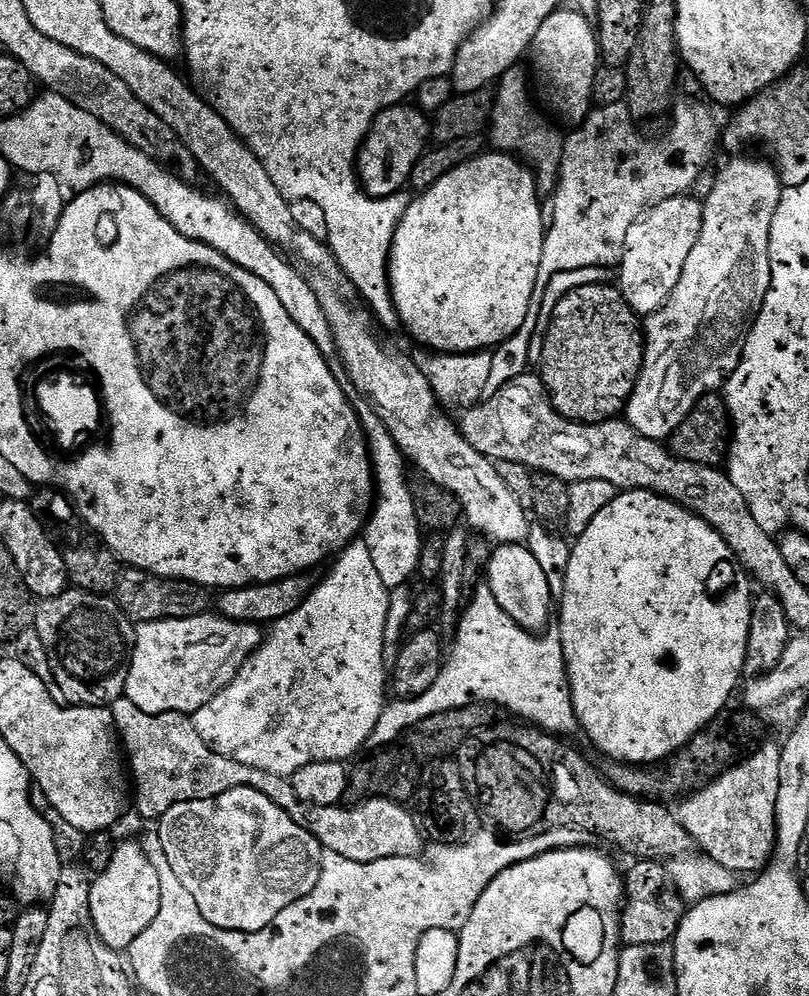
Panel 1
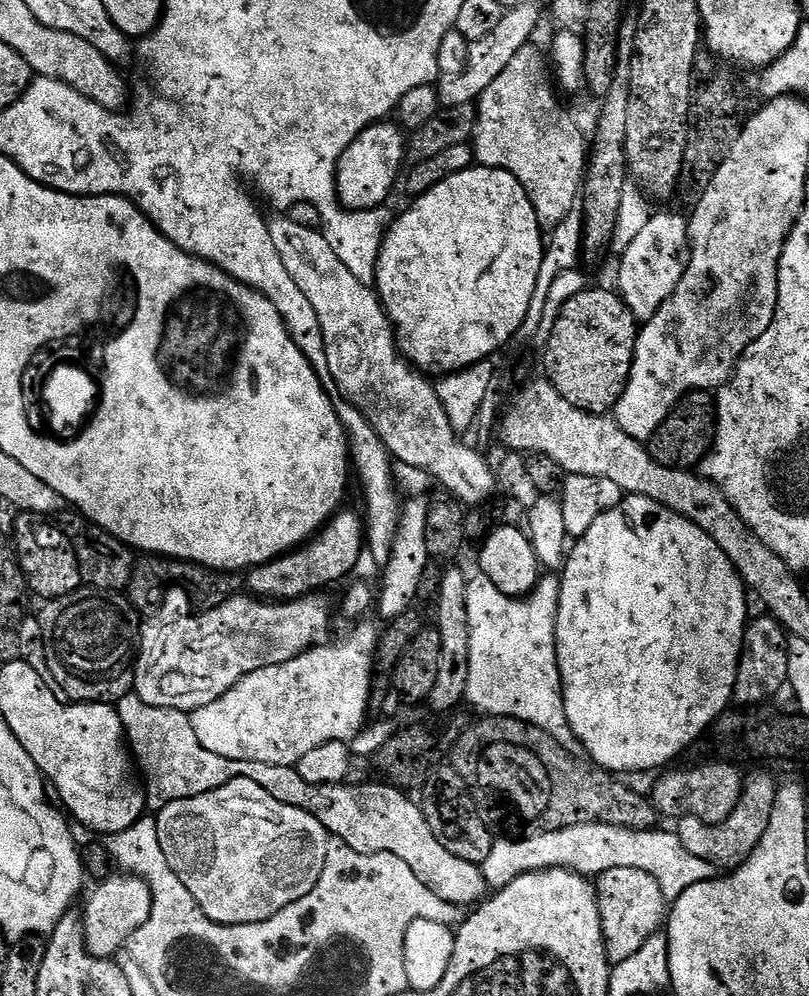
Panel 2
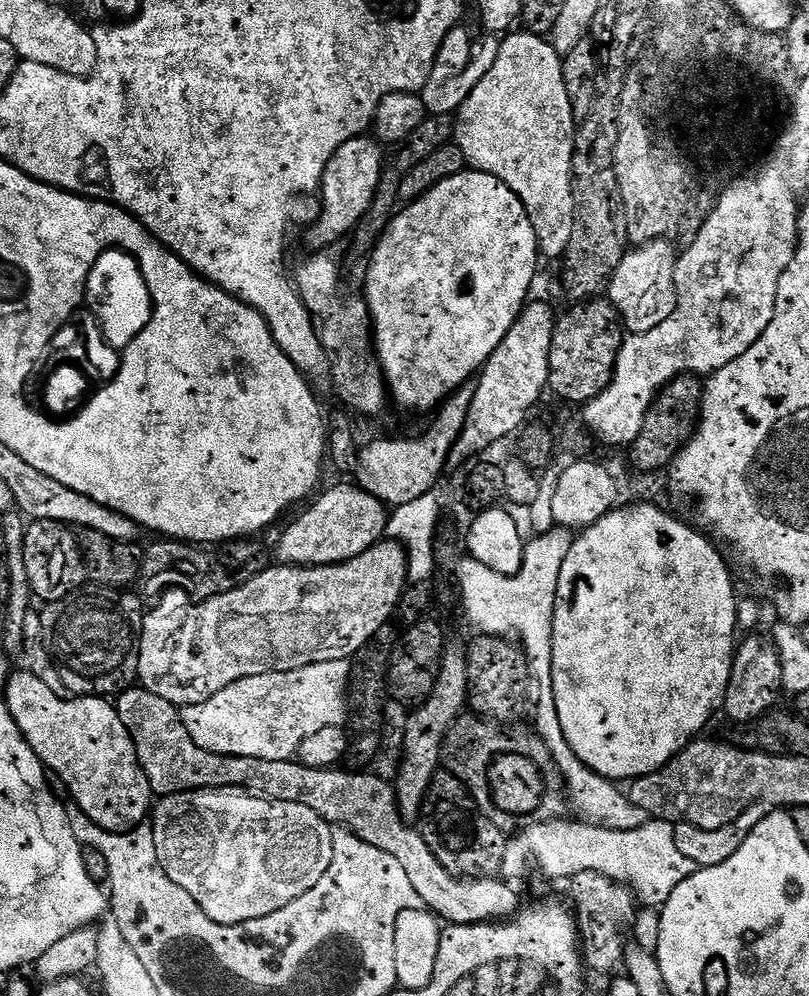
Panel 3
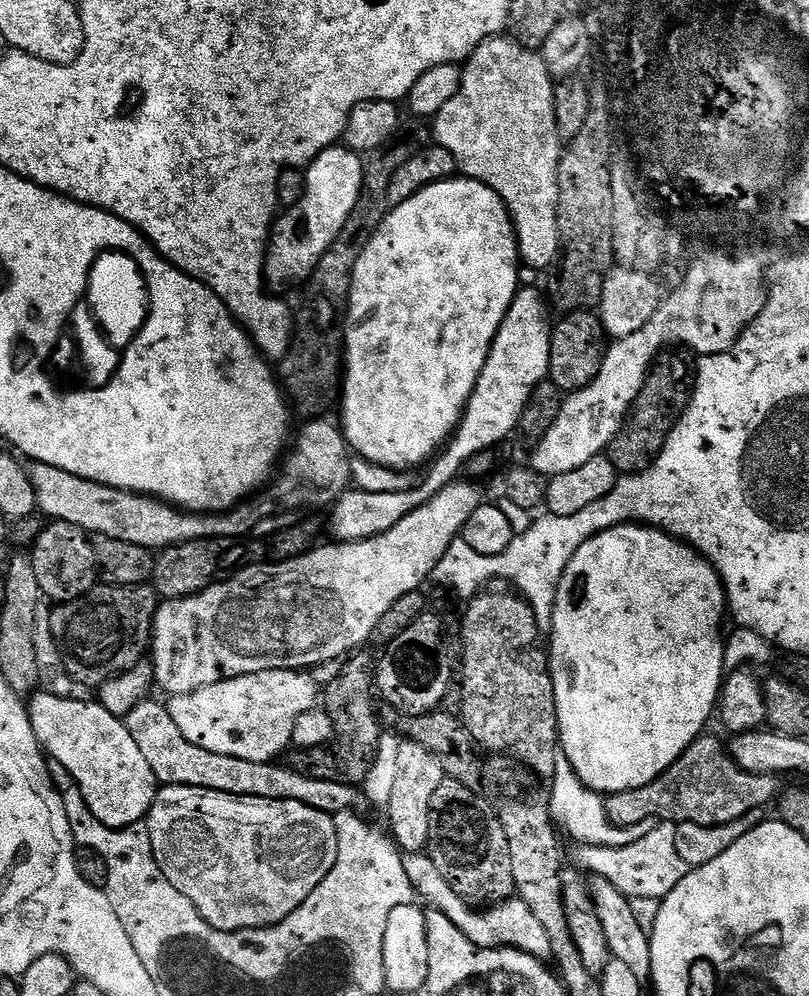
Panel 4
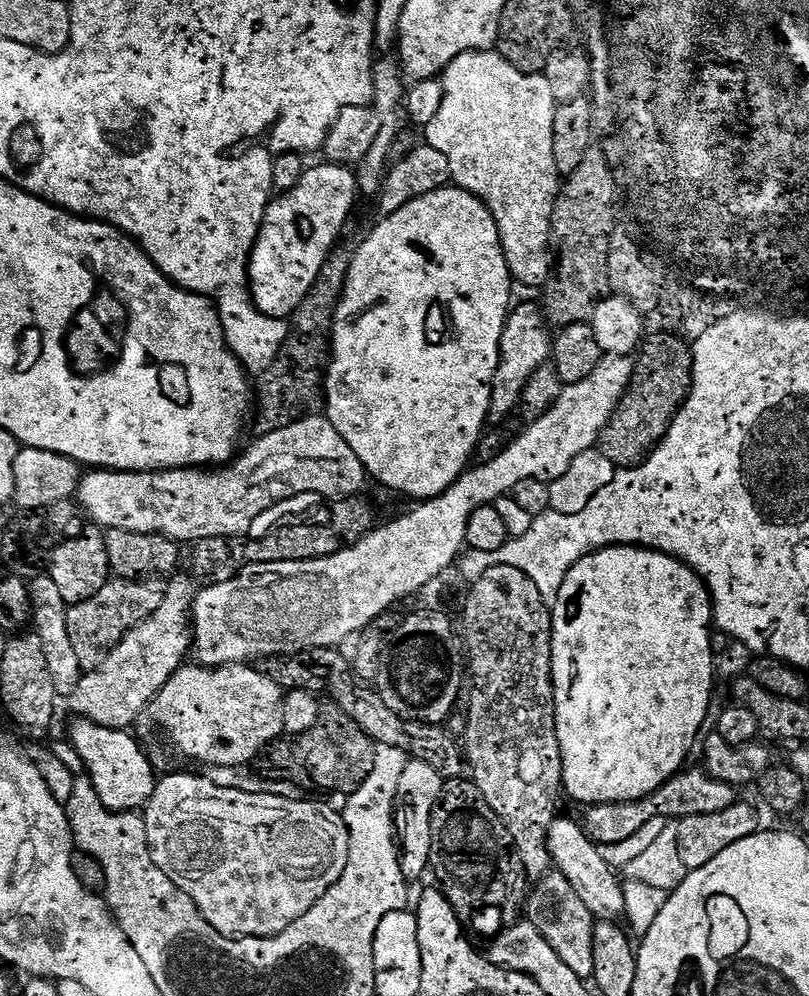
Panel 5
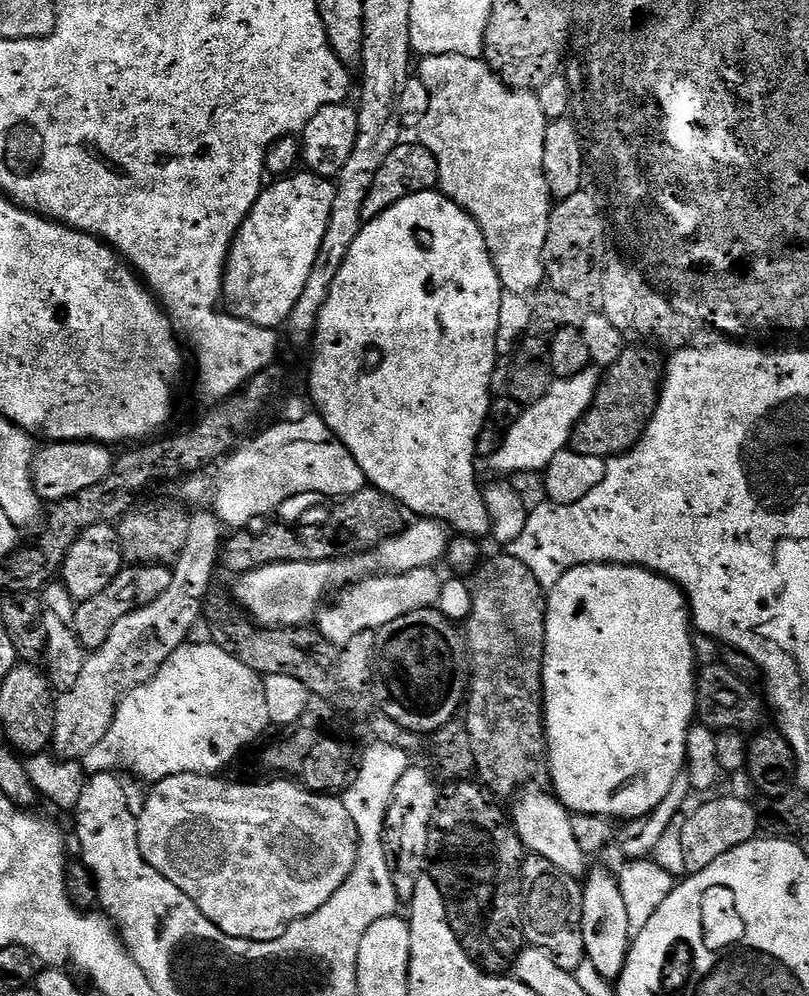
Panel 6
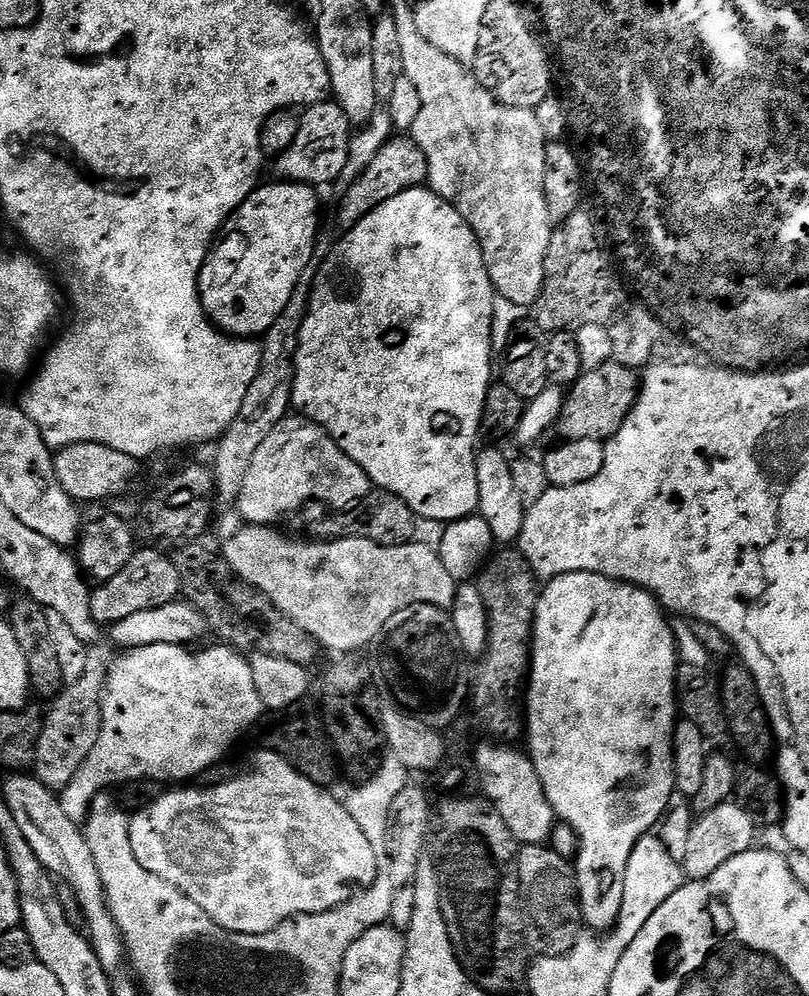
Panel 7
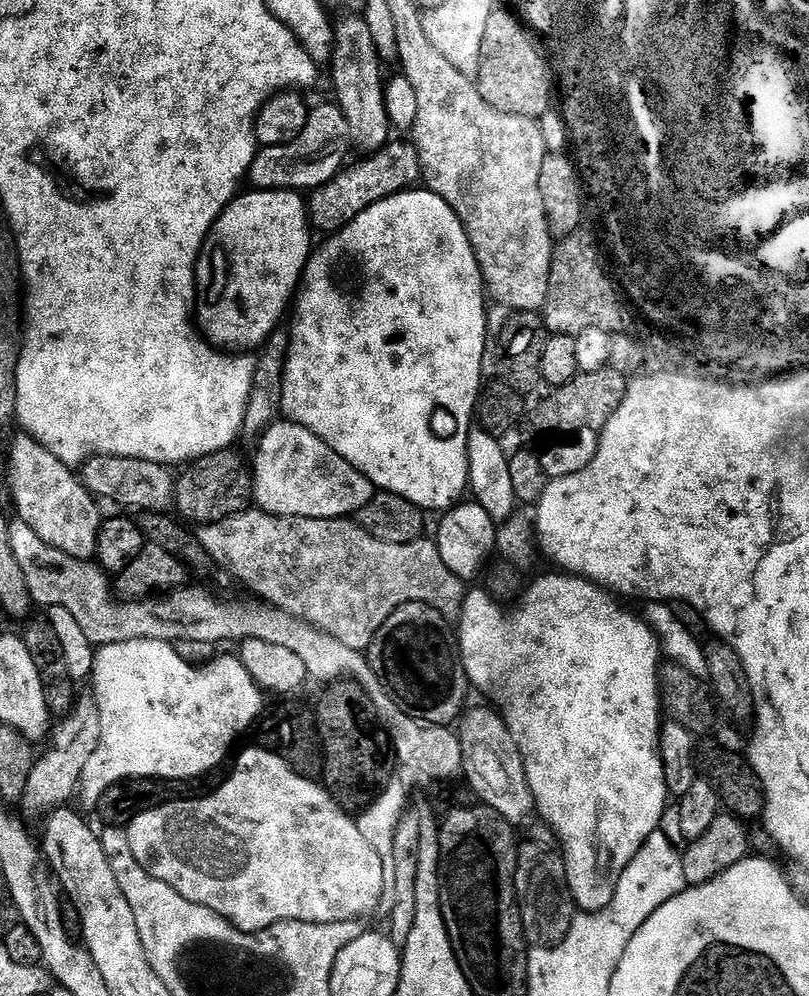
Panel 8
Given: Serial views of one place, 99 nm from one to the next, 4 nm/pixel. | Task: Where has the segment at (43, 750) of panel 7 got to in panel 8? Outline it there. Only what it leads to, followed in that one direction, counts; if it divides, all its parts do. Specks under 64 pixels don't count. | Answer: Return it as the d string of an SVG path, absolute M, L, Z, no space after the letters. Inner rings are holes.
M77 699L75 708L57 723L60 724L57 728L55 725L47 745L49 748L45 750L44 756L42 752L26 778L26 794L22 808L32 816L43 817L51 814L57 808L65 807L71 801L68 800L71 796L77 795L86 762L90 762L90 754L94 754L100 741L100 711L95 699L87 699Z

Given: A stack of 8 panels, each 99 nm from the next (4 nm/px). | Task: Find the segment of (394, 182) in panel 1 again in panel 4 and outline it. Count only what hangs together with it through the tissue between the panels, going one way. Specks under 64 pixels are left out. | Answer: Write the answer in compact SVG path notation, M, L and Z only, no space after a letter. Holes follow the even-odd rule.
M333 146L325 150L313 160L306 169L304 181L304 195L299 203L289 207L283 215L277 219L272 233L272 239L268 246L266 257L266 280L272 284L296 284L299 280L307 281L312 271L318 266L322 254L330 250L330 246L342 234L342 228L358 206L358 200L364 189L364 165L361 153L352 151L347 146Z

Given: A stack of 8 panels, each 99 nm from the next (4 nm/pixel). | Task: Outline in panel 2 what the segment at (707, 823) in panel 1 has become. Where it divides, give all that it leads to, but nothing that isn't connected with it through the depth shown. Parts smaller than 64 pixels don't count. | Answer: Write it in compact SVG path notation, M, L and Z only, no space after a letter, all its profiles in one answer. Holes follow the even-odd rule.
M764 772L758 773L757 776L749 775L744 782L744 793L734 806L734 812L721 824L707 824L698 818L682 816L677 823L680 825L675 825L674 828L676 837L680 839L682 846L686 846L686 850L690 850L690 854L695 854L697 858L715 864L720 870L735 870L748 861L758 842L762 842L762 834L766 834L770 826L770 814L774 810L777 787L777 781L772 781Z

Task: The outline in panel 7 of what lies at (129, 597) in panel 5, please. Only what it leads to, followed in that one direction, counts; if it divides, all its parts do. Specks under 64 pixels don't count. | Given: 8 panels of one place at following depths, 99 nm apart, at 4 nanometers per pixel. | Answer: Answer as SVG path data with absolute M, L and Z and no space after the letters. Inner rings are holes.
M156 546L141 547L122 566L119 574L114 574L105 584L99 585L91 593L90 610L92 618L100 626L111 626L120 620L130 618L139 611L150 611L151 608L166 606L181 595L180 574L175 559L163 556Z

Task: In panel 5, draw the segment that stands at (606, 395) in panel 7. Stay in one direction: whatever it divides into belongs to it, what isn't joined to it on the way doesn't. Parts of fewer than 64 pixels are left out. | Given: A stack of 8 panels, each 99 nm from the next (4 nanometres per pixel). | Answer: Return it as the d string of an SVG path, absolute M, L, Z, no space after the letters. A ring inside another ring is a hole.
M668 332L649 335L643 341L634 360L630 386L600 435L600 452L618 466L635 466L647 460L663 440L692 389L692 349L689 341L679 334Z

